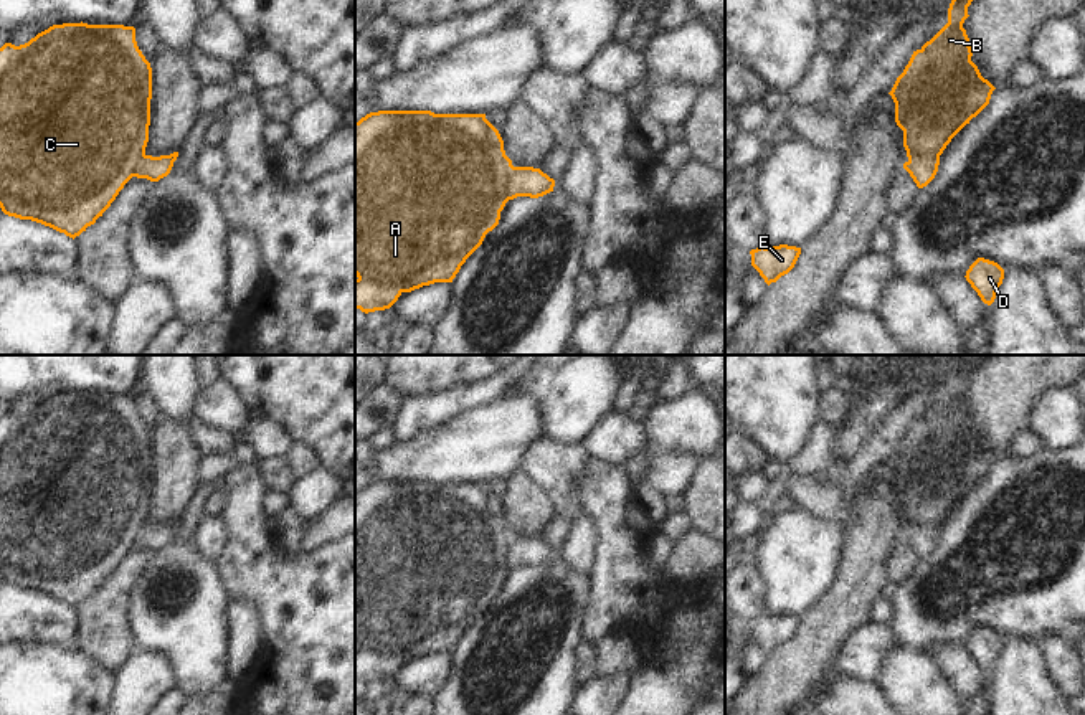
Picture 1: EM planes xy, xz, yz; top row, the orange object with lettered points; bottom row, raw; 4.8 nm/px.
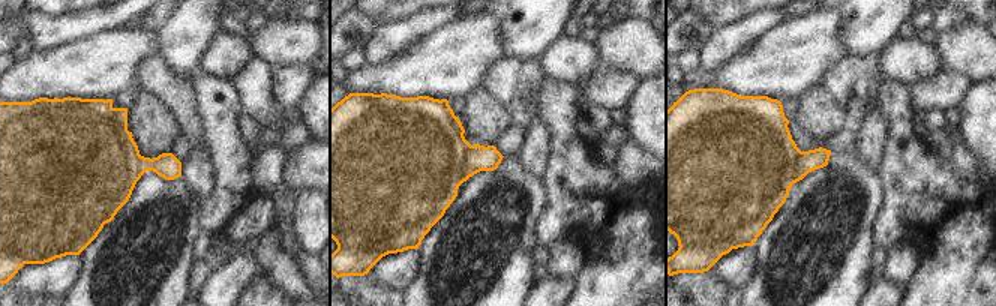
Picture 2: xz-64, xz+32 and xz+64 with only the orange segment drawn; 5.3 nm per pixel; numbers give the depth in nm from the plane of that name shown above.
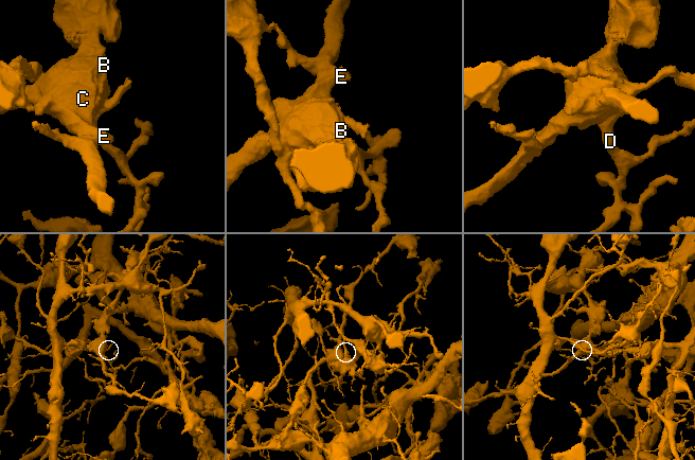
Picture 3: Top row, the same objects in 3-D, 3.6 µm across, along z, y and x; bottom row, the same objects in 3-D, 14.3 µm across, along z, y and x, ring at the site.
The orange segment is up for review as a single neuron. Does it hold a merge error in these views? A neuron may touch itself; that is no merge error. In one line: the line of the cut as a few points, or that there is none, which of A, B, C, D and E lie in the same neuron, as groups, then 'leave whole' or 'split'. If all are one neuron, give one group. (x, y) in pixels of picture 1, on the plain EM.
xz (512, 535), (507, 545), (507, 568) | A B C E / D | split

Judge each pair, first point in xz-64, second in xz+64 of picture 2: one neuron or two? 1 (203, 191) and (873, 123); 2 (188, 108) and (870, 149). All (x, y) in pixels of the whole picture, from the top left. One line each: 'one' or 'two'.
1: one
2: two

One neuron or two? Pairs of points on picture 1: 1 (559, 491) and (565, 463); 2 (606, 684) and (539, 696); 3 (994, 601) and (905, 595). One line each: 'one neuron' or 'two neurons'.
1: one neuron
2: two neurons
3: one neuron

